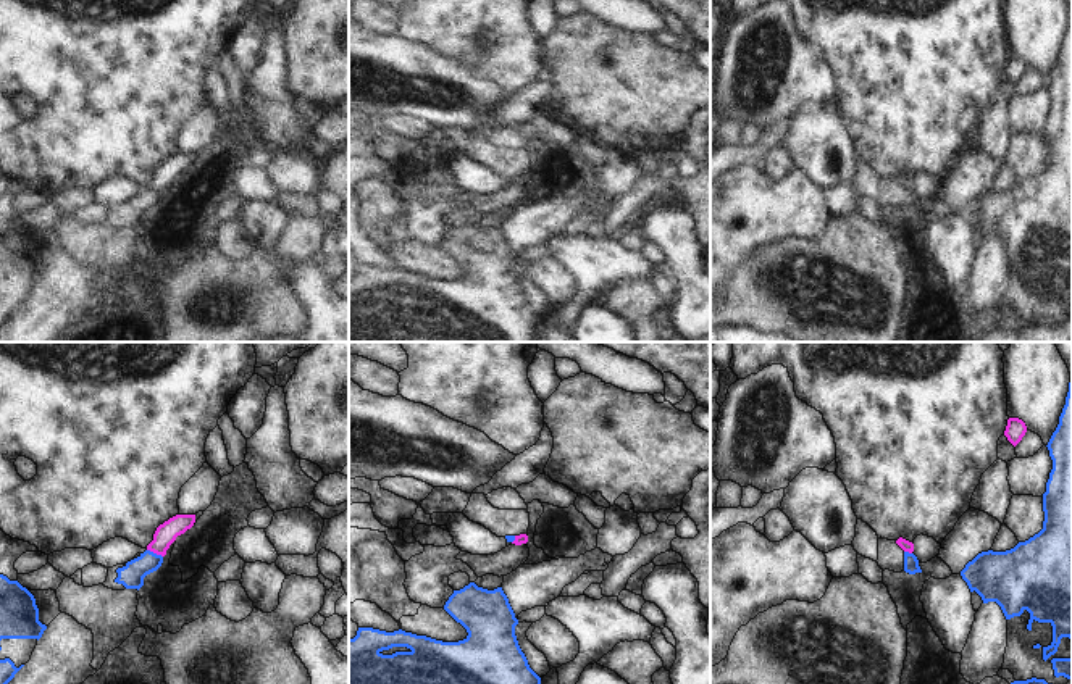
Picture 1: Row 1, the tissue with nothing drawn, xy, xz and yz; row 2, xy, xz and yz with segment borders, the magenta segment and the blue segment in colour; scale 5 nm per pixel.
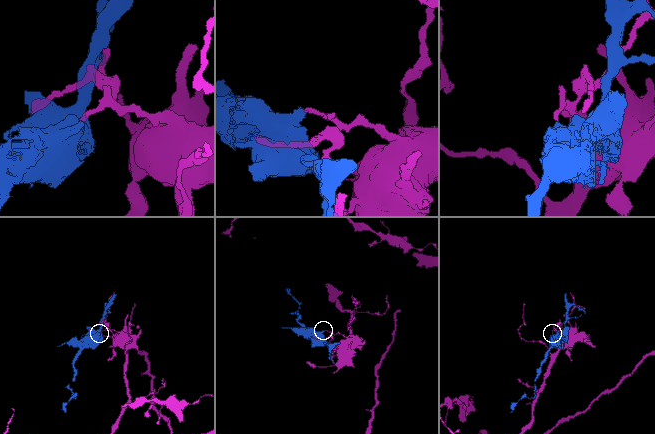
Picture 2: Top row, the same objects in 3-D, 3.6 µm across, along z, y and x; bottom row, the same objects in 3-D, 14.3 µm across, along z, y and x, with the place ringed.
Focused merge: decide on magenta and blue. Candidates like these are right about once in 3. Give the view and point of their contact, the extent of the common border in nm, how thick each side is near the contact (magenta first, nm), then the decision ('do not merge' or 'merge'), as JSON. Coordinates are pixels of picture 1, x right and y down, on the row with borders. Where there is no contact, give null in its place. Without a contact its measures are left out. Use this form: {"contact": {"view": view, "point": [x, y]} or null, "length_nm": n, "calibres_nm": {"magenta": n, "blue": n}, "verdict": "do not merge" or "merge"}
{"contact": {"view": "xy", "point": [155, 552]}, "length_nm": 90, "calibres_nm": {"magenta": 110, "blue": 120}, "verdict": "do not merge"}

